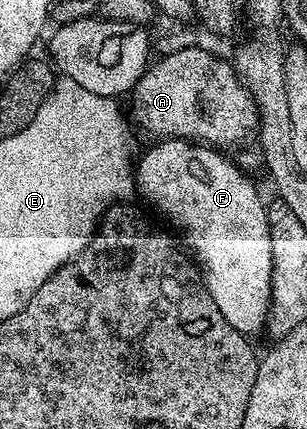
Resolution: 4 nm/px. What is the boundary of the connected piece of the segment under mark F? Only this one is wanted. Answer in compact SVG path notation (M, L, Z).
M185 138L163 139L143 154L142 161L137 161L136 188L171 224L171 229L182 231L181 239L184 244L186 239L185 247L192 253L201 271L208 294L212 294L212 302L216 302L220 314L228 318L228 326L243 334L261 333L266 315L270 312L272 286L272 242L266 217L267 205L262 204L253 182L224 156L217 147L202 142L191 142Z

